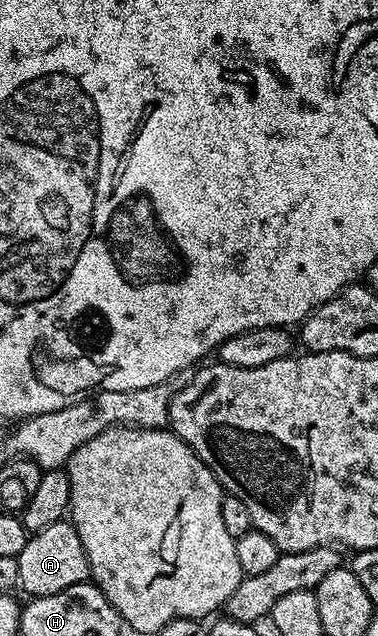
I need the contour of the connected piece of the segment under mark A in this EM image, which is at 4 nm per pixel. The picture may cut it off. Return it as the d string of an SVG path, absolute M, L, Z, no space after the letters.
M66 518L33 533L16 559L17 587L23 588L30 598L56 594L60 590L68 590L68 586L84 584L91 579L88 558L84 554L84 542L80 542L80 534L76 534L74 525Z

